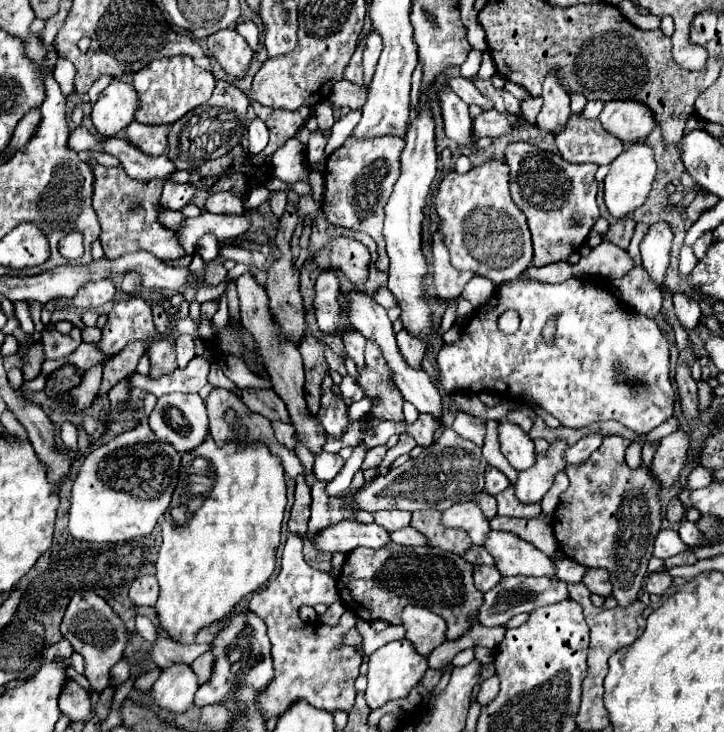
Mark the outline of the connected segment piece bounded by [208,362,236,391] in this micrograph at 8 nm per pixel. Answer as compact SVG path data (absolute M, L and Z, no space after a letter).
M214 362L211 363L208 382L215 388L225 388L230 391L236 388L236 385L224 375L221 368Z

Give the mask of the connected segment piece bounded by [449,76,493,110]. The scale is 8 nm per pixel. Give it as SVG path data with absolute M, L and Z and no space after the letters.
M455 76L455 78L449 78L449 86L451 86L451 90L453 90L457 96L461 96L467 104L477 104L477 106L481 106L483 110L491 110L493 100L491 100L489 96L481 94L471 80L461 78L461 76Z

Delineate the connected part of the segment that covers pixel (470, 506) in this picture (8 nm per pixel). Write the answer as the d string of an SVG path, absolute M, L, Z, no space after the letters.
M475 502L453 504L441 514L441 524L447 528L463 528L477 546L483 544L485 532L489 532L489 520Z

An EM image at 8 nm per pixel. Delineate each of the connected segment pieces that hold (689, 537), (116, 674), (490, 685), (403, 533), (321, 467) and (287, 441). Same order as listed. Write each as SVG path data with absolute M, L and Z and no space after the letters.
M687 520L679 528L679 536L687 546L701 546L707 540L705 534L701 534L701 530L693 522L687 522Z
M123 658L111 669L111 684L116 687L130 677L130 663Z
M491 676L491 678L483 680L481 690L479 690L479 694L477 694L477 702L479 702L481 706L485 706L485 704L489 704L489 702L497 696L497 692L499 692L499 678L497 678L497 676Z
M411 526L401 528L397 532L391 532L391 536L393 536L393 542L403 544L403 546L425 546L427 544L425 536L419 536L419 532Z
M323 452L321 456L315 458L315 466L313 466L313 472L315 472L315 478L317 480L323 480L323 482L331 482L339 470L345 466L345 460L339 456L339 454L329 454L329 452Z
M277 420L277 422L273 422L273 432L275 432L275 438L277 438L279 444L283 444L291 452L295 452L297 438L295 438L295 428L291 424L285 424L285 422Z

